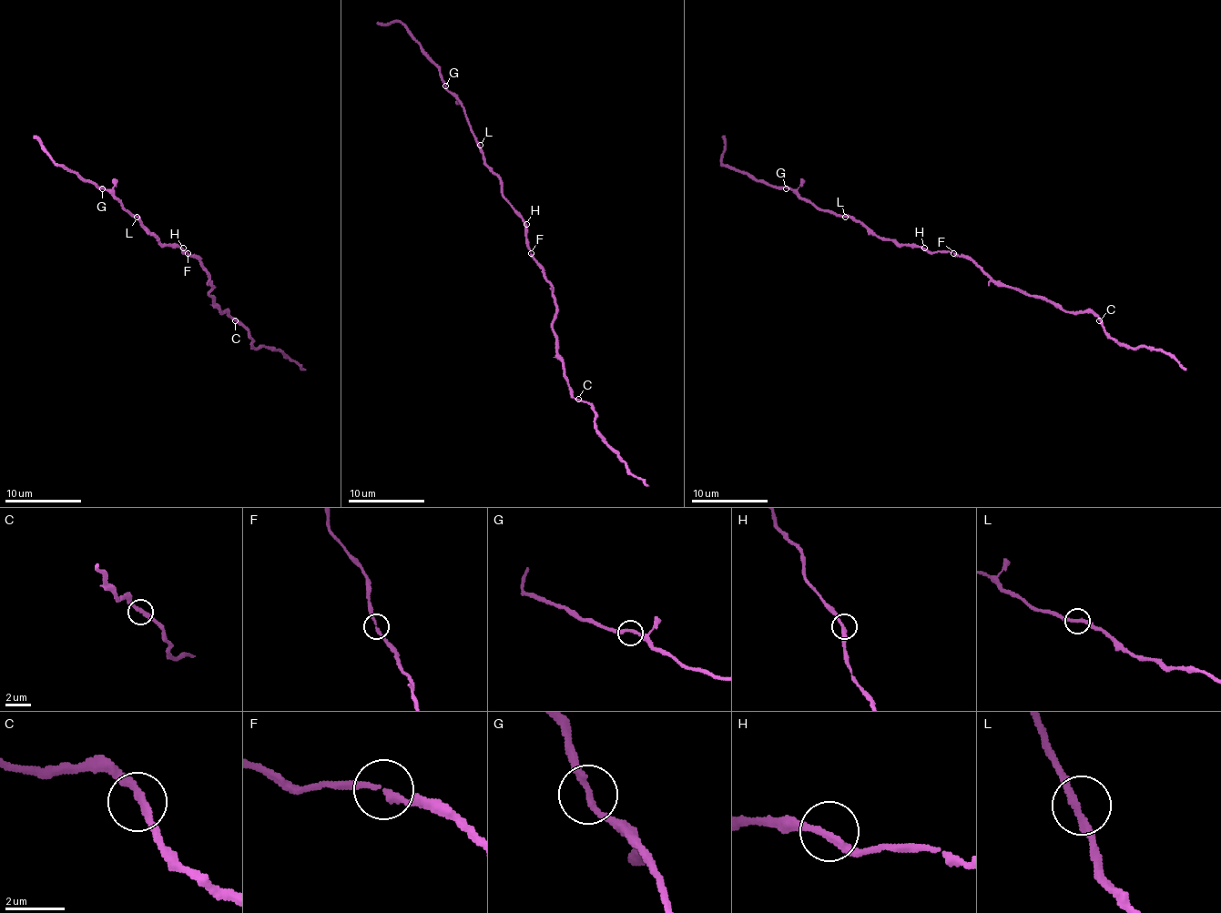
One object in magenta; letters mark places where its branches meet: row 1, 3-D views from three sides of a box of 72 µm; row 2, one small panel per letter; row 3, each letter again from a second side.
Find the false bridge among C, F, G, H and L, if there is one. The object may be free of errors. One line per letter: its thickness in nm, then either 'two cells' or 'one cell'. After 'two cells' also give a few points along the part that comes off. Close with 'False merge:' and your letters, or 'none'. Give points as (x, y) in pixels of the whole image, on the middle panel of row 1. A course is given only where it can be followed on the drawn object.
C: calibre 240 nm; one cell
F: calibre 220 nm; one cell
G: calibre 240 nm; one cell
H: calibre 260 nm; one cell
L: calibre 260 nm; one cell
False merge: none

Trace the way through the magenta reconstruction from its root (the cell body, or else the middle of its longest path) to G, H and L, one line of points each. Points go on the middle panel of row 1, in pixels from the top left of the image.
G: (528, 243), (523, 216), (503, 195), (501, 181), (483, 160), (483, 153), (466, 114), (445, 86)
H: (528, 243), (526, 224)
L: (528, 243), (523, 216), (503, 195), (501, 181), (483, 160), (480, 145)

